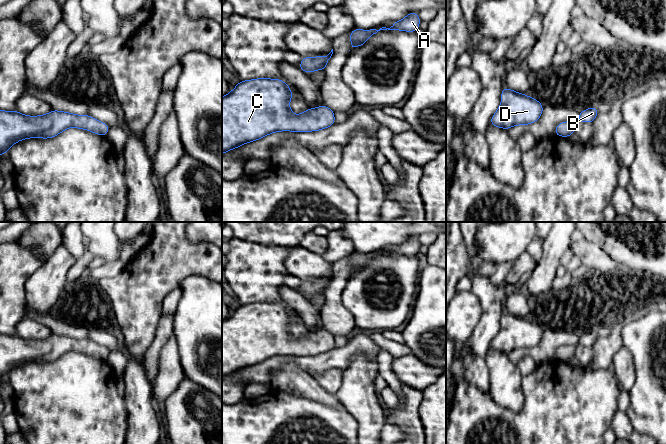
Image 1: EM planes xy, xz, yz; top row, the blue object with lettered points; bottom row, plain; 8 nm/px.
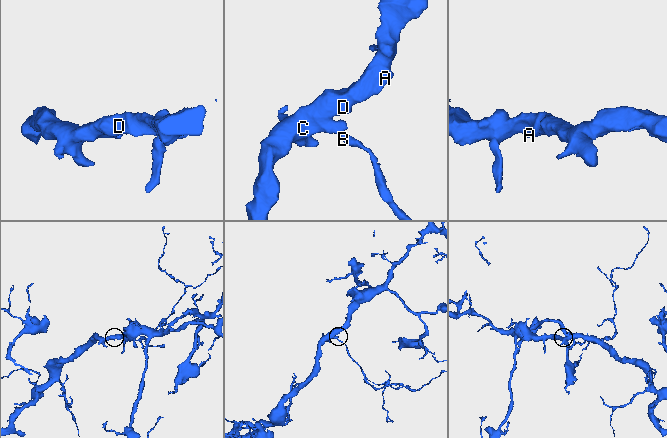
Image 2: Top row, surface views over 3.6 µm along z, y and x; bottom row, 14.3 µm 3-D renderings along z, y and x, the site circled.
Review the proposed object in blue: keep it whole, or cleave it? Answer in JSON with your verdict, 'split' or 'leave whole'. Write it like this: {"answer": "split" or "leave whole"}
{"answer": "leave whole"}

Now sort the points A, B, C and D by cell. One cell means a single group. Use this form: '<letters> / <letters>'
A B C D

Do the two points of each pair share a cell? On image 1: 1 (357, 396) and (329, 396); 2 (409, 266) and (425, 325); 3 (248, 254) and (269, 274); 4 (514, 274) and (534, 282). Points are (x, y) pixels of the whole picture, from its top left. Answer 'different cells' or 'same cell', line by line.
1: different cells
2: different cells
3: same cell
4: different cells

